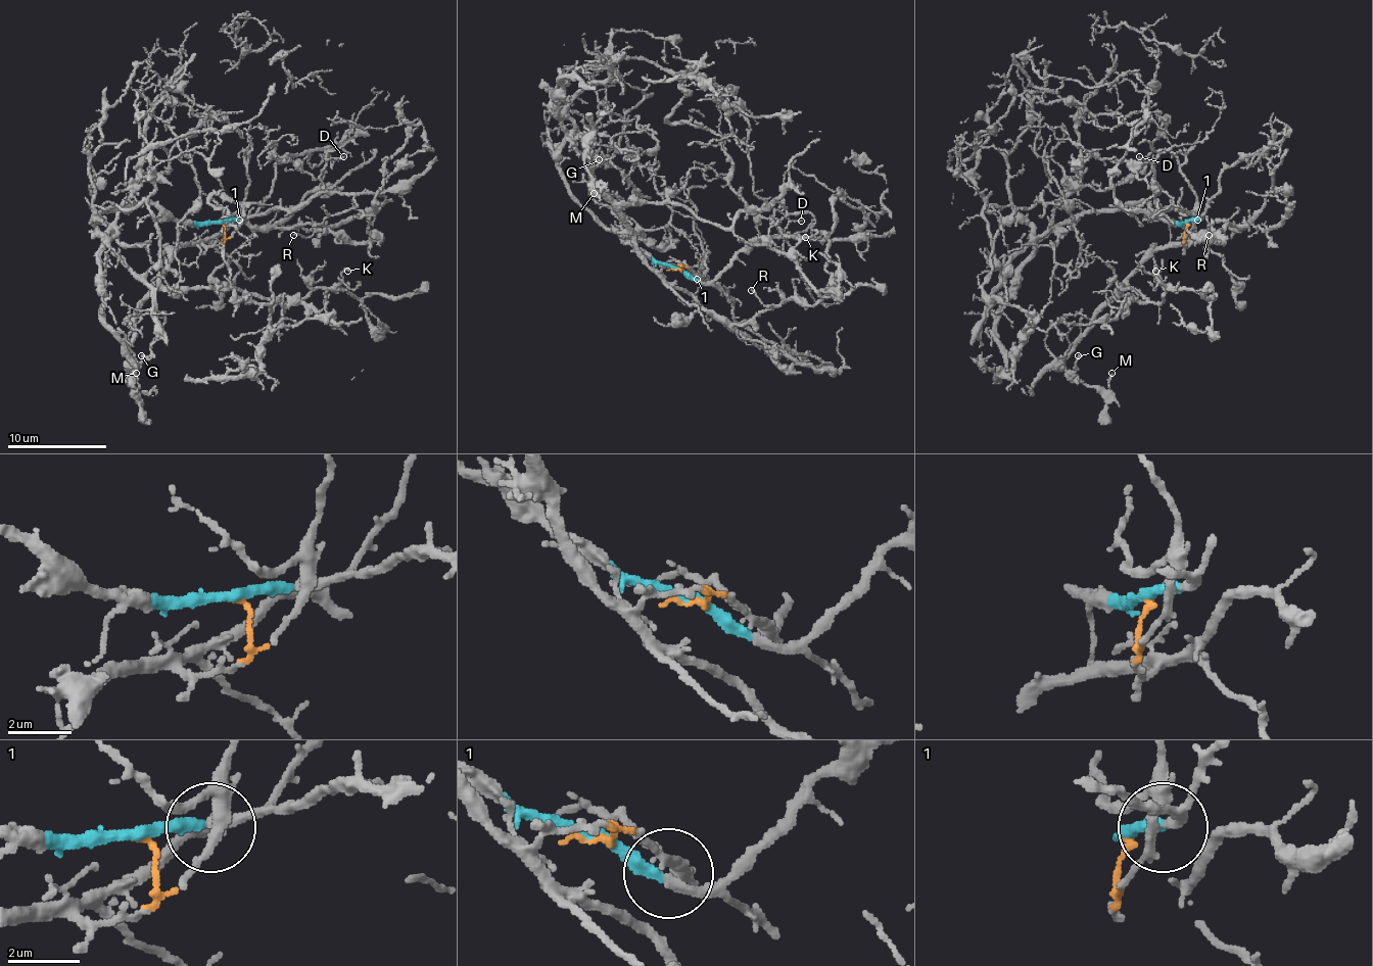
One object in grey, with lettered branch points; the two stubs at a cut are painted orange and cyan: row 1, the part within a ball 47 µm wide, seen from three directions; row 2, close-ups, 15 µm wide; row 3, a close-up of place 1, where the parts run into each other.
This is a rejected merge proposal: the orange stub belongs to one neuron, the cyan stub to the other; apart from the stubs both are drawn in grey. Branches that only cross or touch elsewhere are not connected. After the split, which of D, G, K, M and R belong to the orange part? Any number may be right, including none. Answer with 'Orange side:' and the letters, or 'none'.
Orange side: G, K, M, R

